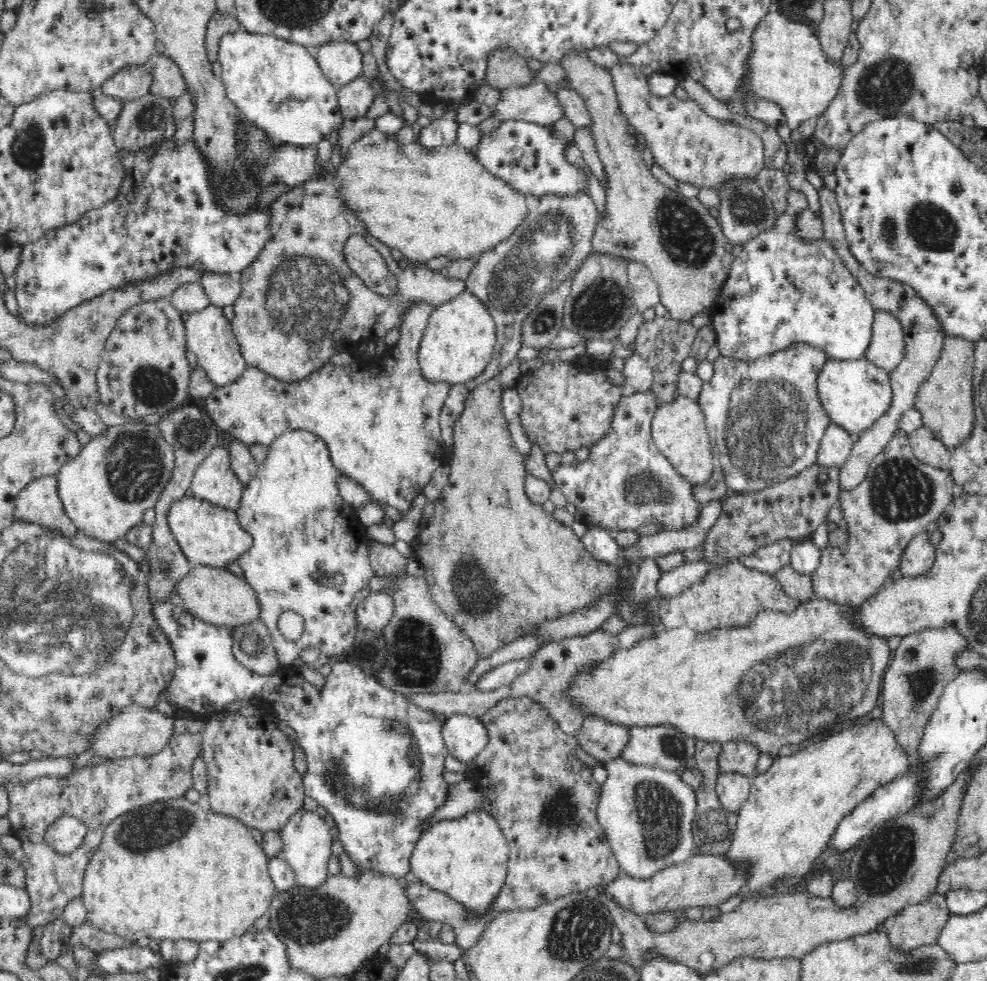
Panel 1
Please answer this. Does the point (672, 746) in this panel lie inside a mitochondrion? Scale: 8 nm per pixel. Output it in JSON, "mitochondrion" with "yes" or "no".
{"mitochondrion":"yes"}

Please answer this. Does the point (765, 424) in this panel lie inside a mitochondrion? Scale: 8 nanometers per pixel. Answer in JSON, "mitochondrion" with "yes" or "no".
{"mitochondrion":"yes"}

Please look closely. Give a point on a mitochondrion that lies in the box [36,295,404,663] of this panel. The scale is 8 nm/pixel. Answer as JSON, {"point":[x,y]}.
{"point":[135,466]}

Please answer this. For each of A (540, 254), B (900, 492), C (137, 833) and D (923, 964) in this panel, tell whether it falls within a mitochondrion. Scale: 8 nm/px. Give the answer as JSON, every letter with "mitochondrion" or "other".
{"A":"mitochondrion","B":"mitochondrion","C":"mitochondrion","D":"mitochondrion"}

